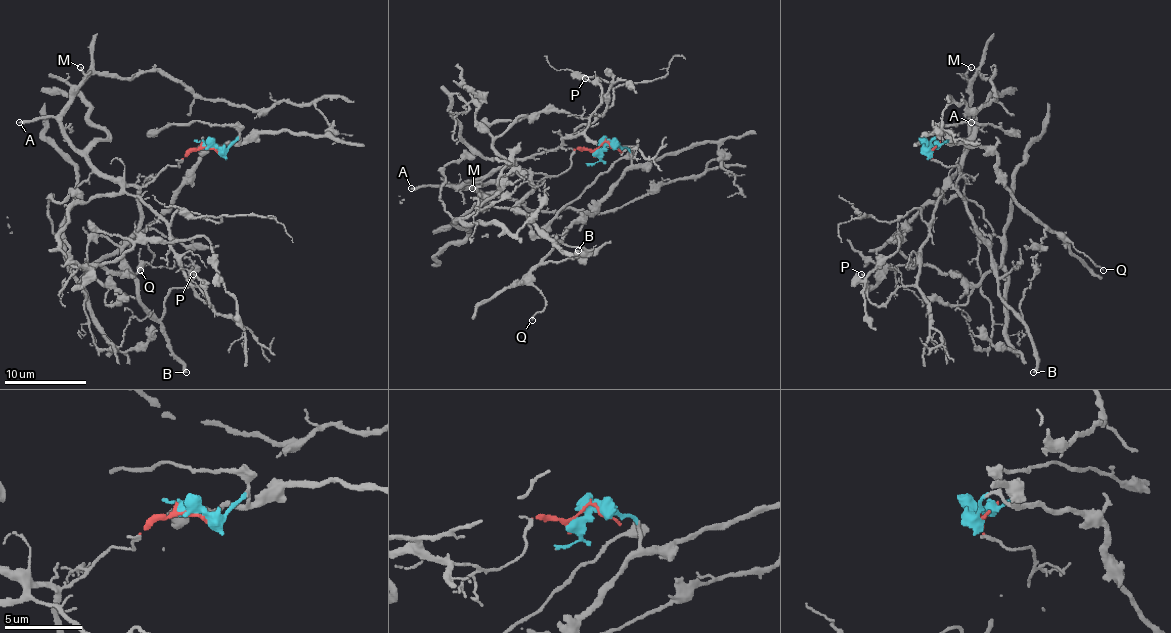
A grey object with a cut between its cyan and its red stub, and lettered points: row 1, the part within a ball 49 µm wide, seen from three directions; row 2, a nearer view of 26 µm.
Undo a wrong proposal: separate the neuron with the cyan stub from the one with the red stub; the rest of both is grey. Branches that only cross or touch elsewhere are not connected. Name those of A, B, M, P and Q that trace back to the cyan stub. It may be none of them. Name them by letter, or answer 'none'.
Q

